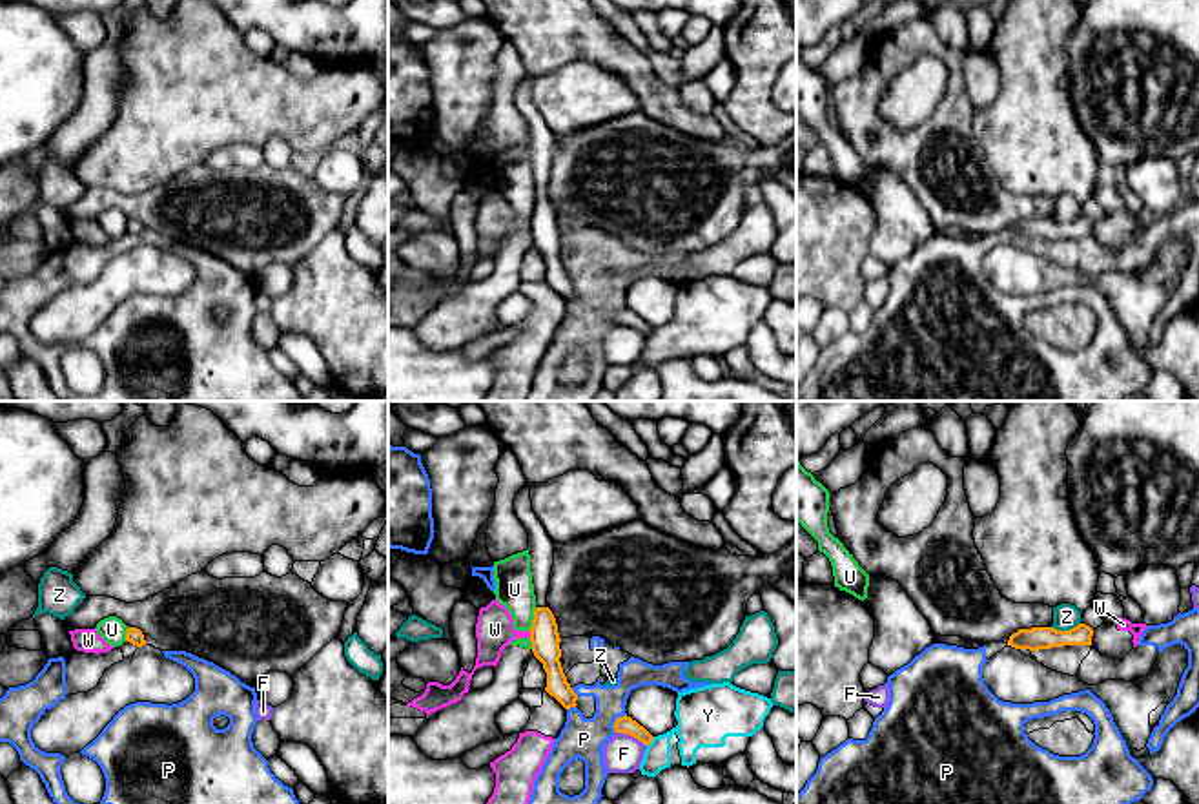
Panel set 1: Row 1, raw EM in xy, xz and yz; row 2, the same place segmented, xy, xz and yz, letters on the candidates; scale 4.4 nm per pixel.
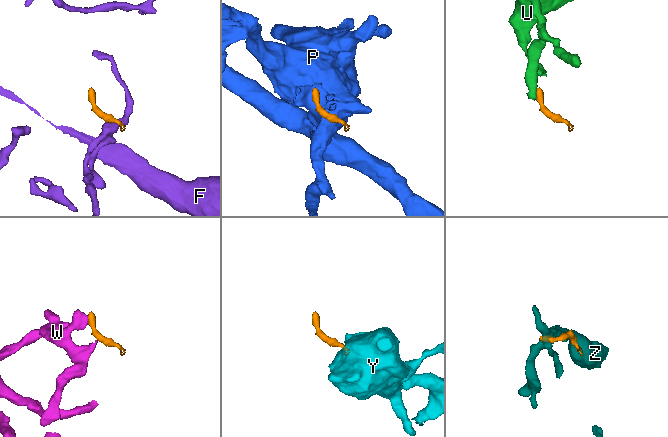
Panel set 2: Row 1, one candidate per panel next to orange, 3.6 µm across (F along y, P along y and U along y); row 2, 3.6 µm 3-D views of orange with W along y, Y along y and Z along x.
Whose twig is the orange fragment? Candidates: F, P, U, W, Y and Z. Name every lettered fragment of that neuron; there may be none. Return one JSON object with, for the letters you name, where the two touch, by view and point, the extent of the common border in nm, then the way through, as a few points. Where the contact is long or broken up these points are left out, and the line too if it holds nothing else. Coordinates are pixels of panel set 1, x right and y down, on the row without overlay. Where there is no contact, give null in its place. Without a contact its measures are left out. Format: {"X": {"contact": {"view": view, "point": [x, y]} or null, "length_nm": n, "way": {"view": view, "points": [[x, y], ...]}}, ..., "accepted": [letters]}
{"accepted": []}

